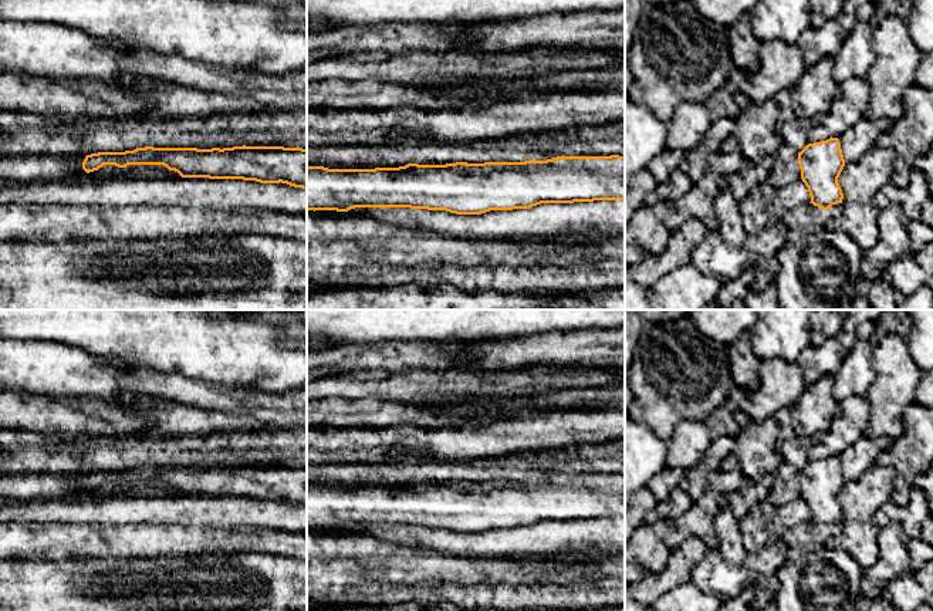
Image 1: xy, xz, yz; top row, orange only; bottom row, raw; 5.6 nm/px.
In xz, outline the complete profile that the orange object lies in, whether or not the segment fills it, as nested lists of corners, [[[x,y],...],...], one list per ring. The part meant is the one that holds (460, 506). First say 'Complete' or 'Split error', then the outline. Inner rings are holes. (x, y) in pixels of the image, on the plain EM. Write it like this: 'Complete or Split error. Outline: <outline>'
Complete. Outline: [[[557,475],[525,480],[408,482],[399,486],[328,487],[307,485],[307,529],[410,526],[481,533],[530,527],[541,521],[625,519],[625,475]]]

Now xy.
Complete. Outline: [[[284,465],[233,466],[136,466],[125,470],[87,473],[82,487],[89,492],[104,483],[163,483],[182,496],[243,497],[287,502],[307,507],[307,467]]]

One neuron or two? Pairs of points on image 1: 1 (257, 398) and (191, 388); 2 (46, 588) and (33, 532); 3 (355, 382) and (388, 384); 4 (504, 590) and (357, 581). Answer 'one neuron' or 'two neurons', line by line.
1: one neuron
2: two neurons
3: one neuron
4: one neuron

